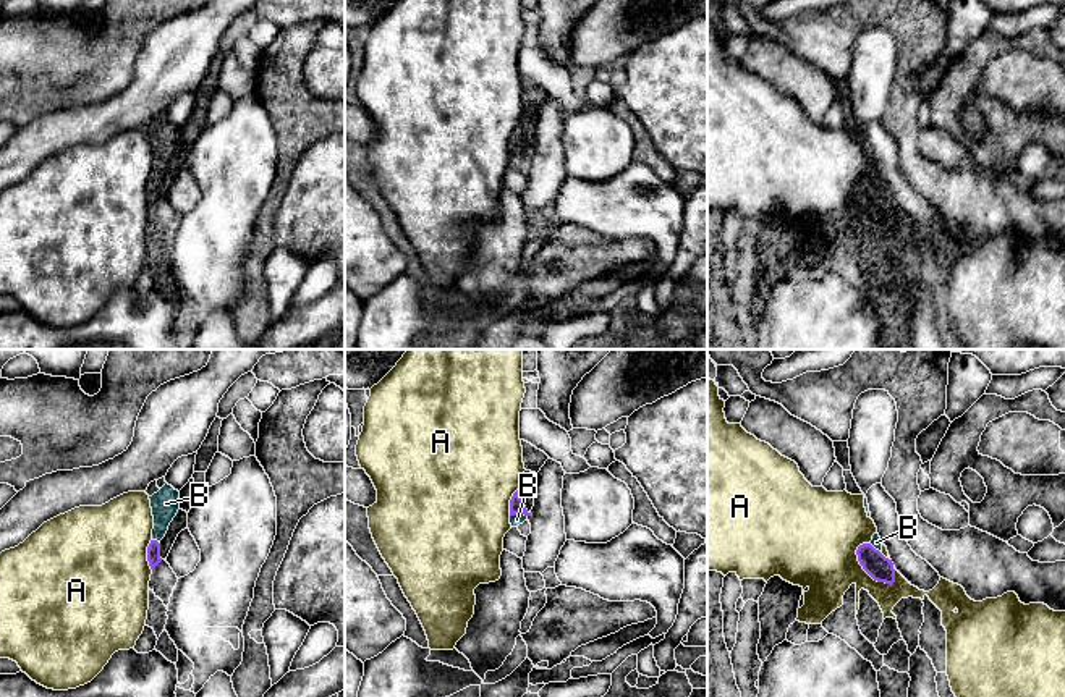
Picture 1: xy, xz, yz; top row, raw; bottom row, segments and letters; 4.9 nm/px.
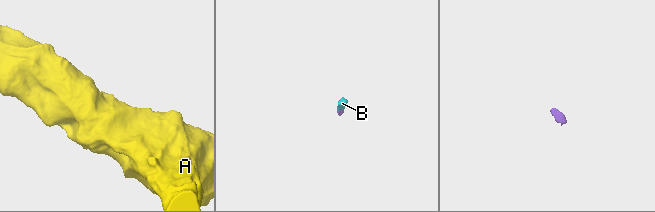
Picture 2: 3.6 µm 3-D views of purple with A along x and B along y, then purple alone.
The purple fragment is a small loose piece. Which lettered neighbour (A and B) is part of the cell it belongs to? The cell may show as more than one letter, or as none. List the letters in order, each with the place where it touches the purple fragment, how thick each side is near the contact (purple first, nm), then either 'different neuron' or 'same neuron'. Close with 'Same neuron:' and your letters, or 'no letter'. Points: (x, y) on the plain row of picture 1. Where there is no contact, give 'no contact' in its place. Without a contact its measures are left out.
A: yz (866, 209) | 120/360 nm | different neuron
B: xz (518, 151) | 80/60 nm | same neuron
Same neuron: B

